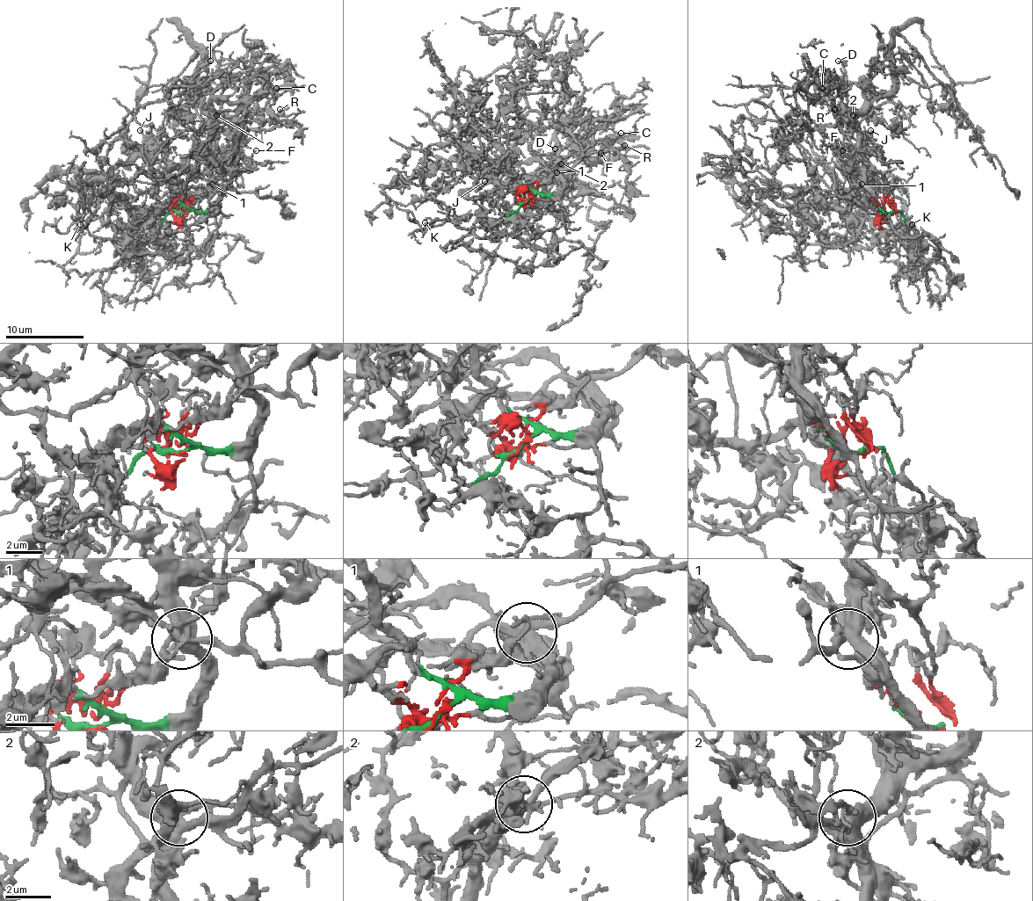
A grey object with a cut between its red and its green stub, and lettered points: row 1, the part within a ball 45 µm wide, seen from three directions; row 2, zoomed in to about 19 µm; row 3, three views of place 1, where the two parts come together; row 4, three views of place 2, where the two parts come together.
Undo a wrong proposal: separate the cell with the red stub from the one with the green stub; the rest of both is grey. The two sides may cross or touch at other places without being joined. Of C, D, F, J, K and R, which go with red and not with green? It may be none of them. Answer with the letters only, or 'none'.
C, D, F, J, K, R

